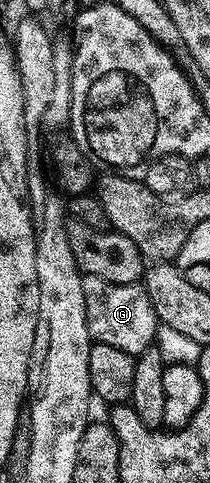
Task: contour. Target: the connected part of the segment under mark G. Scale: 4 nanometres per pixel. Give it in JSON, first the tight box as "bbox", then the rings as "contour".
{"bbox":[82,275,160,358],"contour":[[[83,275],[82,285],[91,341],[116,346],[116,350],[124,350],[135,358],[155,343],[160,323],[149,294],[141,283],[113,284],[104,278]]]}

